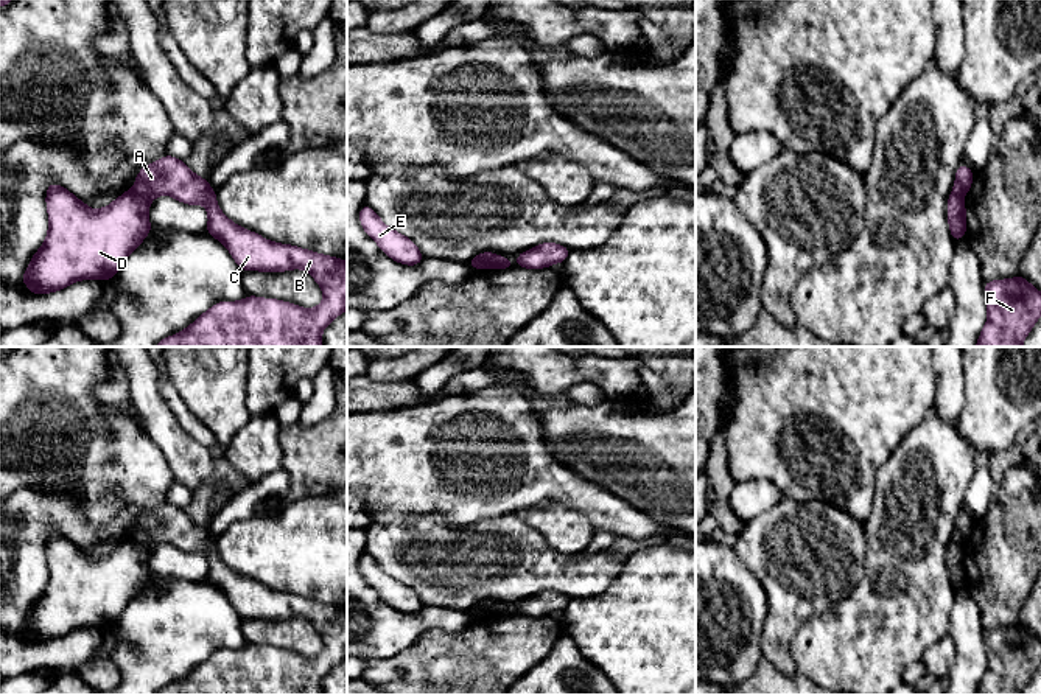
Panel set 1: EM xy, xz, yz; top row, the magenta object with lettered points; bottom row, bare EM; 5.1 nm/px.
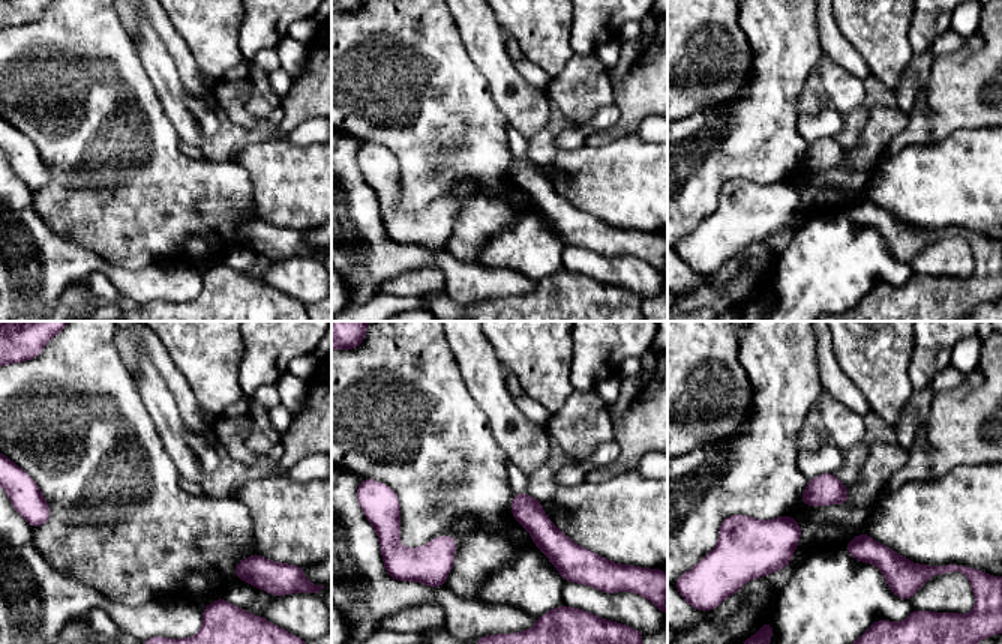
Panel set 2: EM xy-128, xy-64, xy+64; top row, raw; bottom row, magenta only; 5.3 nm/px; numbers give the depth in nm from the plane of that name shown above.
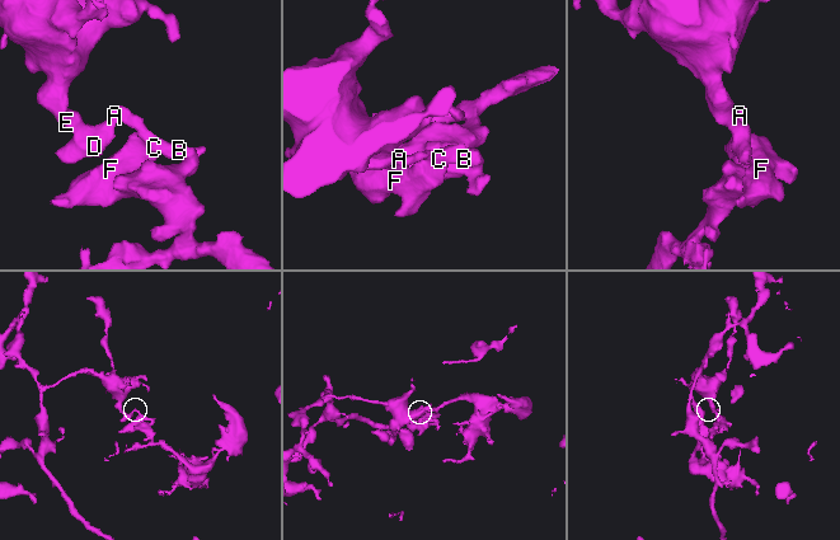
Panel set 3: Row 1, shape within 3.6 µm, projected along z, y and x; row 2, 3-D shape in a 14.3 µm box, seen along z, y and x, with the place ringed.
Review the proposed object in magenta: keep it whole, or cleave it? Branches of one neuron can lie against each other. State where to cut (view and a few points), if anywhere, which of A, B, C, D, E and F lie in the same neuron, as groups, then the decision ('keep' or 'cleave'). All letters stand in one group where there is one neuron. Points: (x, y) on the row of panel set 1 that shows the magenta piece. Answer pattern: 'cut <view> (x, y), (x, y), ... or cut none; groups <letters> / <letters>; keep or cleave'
cut xy (134, 188), (150, 199); groups A B C F / D E; cleave

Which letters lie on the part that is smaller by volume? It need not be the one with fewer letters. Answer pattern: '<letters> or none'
A, B, C, F

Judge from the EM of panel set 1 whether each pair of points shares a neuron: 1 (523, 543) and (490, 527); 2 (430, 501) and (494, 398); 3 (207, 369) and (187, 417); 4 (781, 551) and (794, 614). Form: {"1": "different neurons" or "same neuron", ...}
{"1": "same neuron", "2": "same neuron", "3": "different neurons", "4": "same neuron"}

